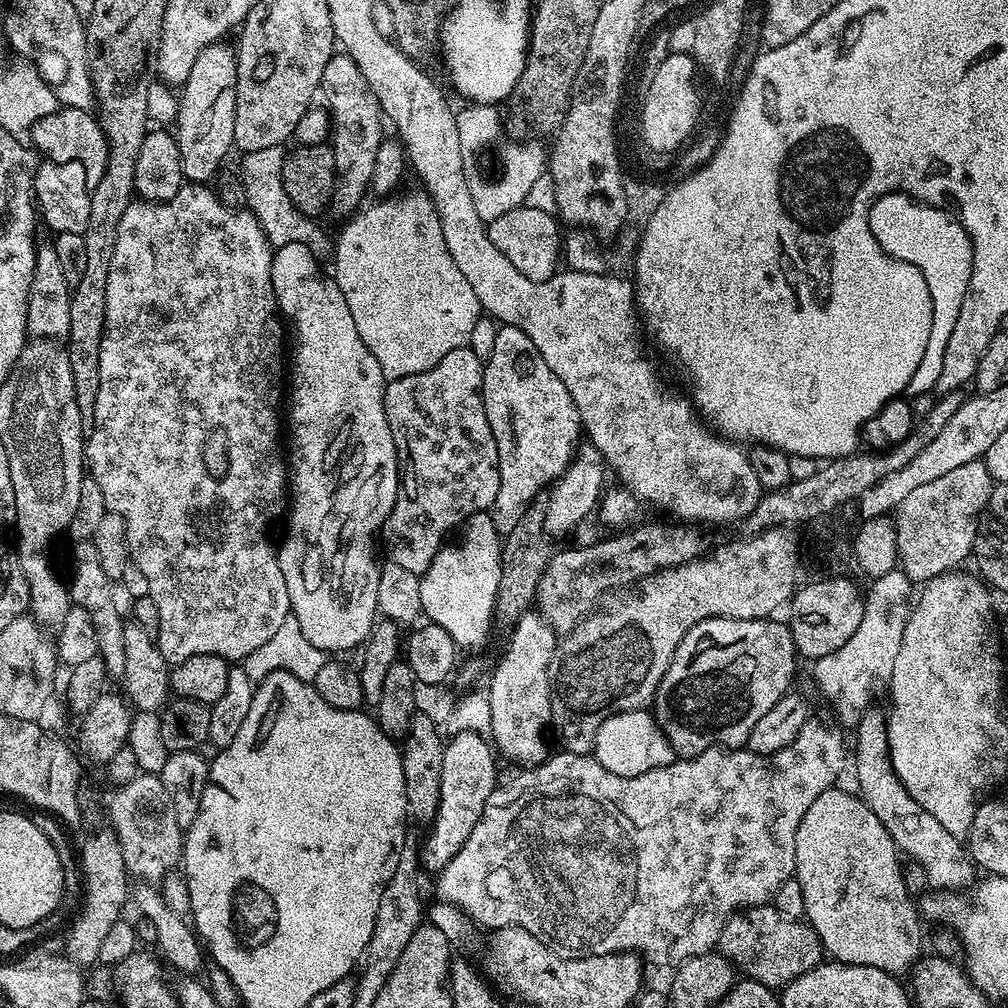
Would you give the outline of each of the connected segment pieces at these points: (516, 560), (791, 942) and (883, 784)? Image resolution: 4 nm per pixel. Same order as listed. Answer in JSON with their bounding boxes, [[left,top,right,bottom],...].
[[496,506,553,625],[718,903,825,990],[856,708,978,893]]

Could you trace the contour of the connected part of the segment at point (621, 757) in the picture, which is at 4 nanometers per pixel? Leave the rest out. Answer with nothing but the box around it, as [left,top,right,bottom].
[594,711,677,776]

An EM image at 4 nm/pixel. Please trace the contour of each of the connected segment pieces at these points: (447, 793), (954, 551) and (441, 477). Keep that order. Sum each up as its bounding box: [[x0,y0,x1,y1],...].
[[419,732,498,874],[894,459,994,582],[382,346,500,577]]

